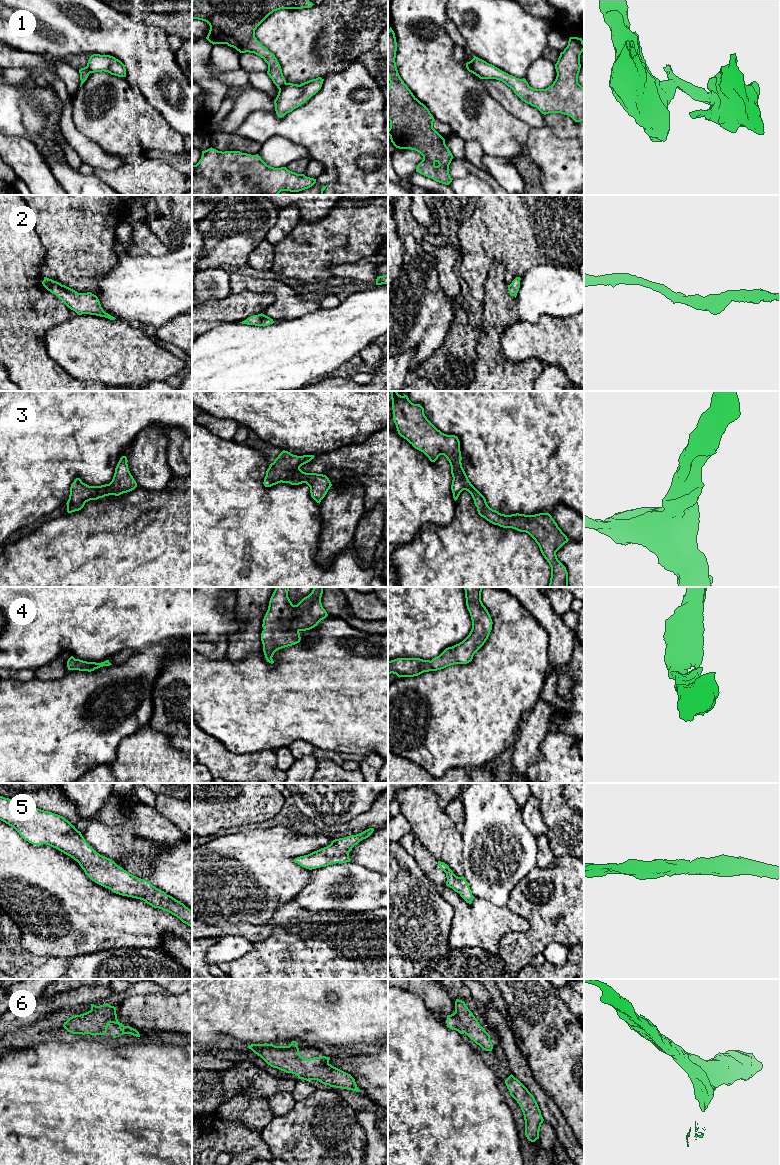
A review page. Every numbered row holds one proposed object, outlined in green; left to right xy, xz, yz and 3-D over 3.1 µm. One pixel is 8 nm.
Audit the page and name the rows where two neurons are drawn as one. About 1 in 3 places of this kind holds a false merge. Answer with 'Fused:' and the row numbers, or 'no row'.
Fused: 1

